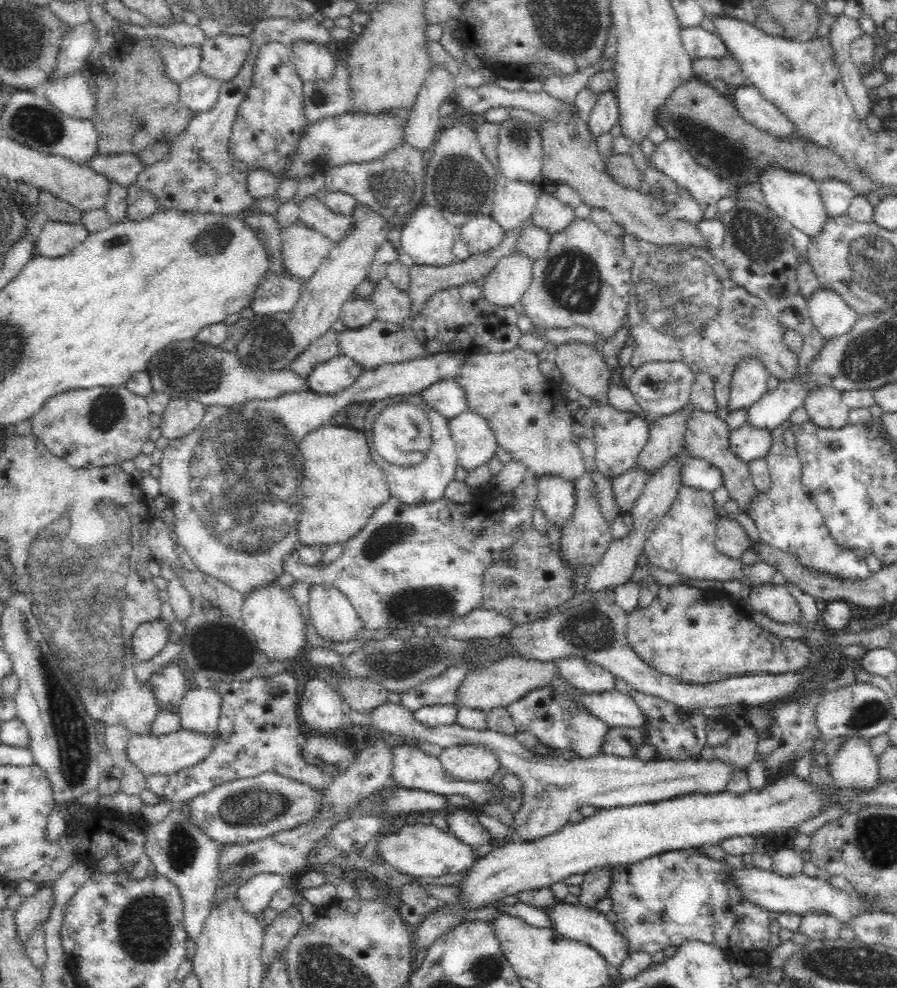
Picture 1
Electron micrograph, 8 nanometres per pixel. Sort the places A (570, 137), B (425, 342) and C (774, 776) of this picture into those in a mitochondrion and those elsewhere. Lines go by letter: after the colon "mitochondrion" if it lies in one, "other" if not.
A: other
B: other
C: other

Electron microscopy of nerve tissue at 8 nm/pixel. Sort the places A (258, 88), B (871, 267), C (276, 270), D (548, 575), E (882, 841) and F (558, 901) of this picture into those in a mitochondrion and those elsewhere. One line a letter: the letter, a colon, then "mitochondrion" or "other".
A: other
B: mitochondrion
C: other
D: other
E: mitochondrion
F: other

